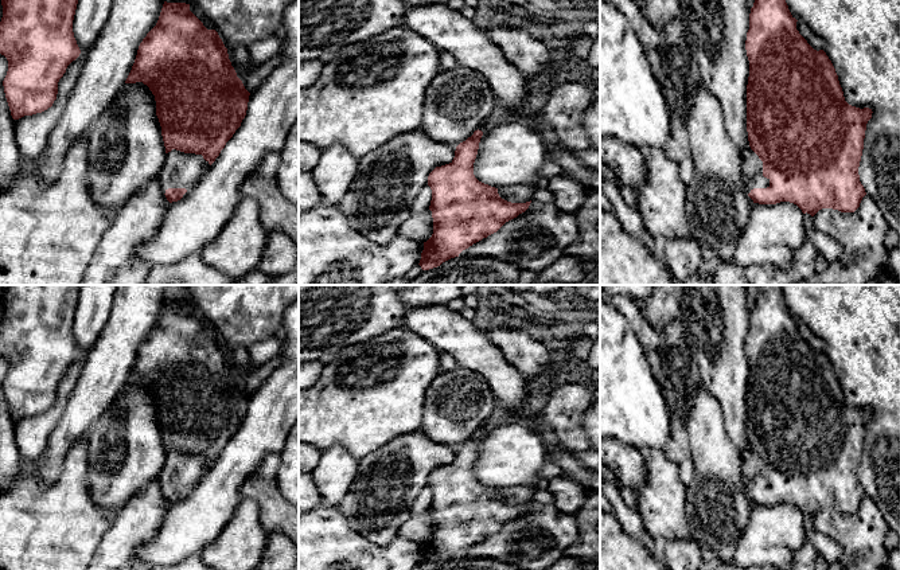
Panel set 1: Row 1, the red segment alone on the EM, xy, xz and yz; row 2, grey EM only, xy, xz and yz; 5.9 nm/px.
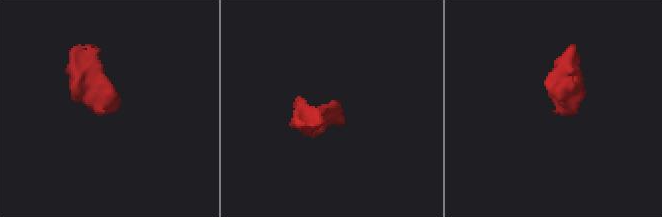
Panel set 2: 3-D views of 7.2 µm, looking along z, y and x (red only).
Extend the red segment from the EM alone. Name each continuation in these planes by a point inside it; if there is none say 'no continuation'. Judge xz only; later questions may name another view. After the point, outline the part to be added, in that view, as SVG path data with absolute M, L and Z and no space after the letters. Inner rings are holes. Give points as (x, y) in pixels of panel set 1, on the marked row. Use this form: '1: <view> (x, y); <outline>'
1: xz (537, 93); M568 39L564 47L552 50L548 70L535 79L526 79L526 105L522 110L510 112L496 102L488 120L479 126L479 130L486 134L491 128L499 124L522 121L525 114L541 110L549 97L548 89L557 82L557 77L572 52L573 42L573 39Z

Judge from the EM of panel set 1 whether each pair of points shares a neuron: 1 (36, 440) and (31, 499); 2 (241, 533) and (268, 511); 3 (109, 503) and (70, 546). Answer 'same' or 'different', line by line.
1: different
2: different
3: different

